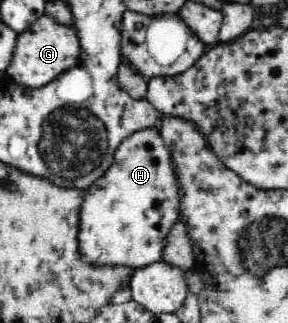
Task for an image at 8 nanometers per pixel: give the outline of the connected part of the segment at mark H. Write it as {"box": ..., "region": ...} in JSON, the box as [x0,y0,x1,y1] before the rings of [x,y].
{"box":[78,126,180,269],"region":[[[159,126],[135,131],[117,146],[113,164],[105,170],[105,174],[85,190],[78,234],[82,259],[88,264],[117,264],[133,269],[159,262],[167,246],[169,231],[180,220],[180,214],[178,176]]]}

